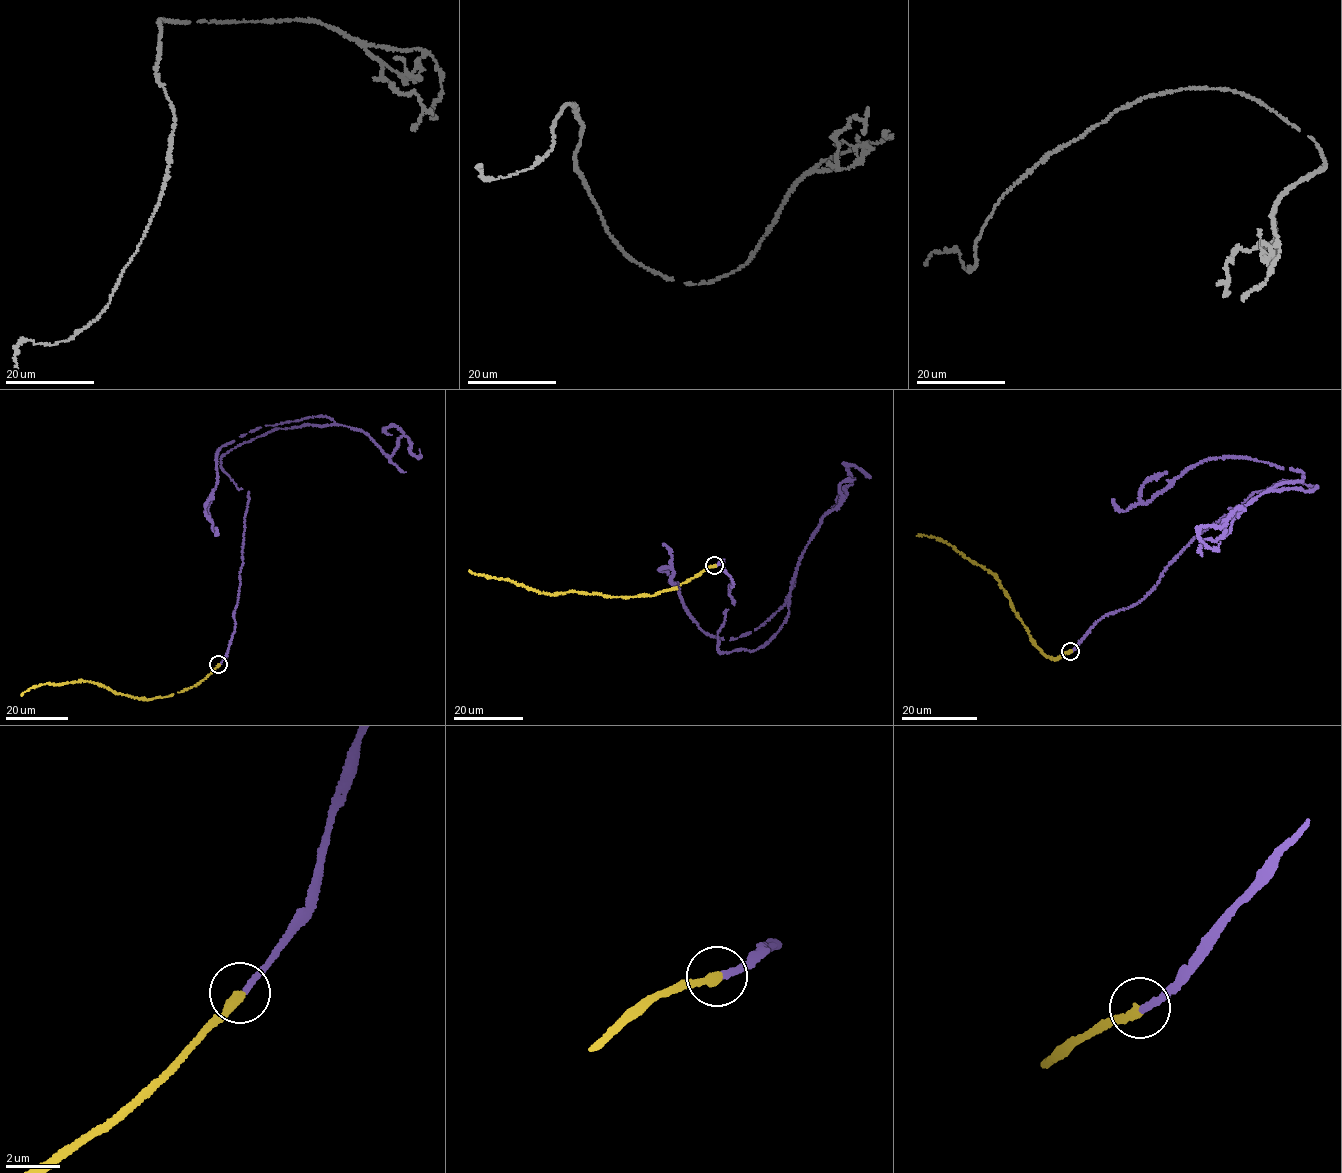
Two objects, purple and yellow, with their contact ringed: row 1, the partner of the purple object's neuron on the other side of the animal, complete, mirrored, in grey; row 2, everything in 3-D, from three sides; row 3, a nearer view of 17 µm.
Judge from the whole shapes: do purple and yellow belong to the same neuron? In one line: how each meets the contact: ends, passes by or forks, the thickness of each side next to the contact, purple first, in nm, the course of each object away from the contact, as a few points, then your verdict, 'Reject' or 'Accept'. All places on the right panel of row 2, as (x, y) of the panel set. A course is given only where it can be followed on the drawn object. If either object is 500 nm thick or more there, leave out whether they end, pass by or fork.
At the ring purple ends. At the ring yellow ends. Thickness 220 nm (purple) against 380 nm. Course of purple: (1070, 651), (1255, 492), (1317, 488), (1270, 489), (1303, 472), (1235, 456), (1141, 499), (1166, 472). Course of yellow: (1070, 651), (1054, 659), (1048, 657), (1035, 645), (997, 577), (952, 545), (936, 538), (917, 535). Accept

